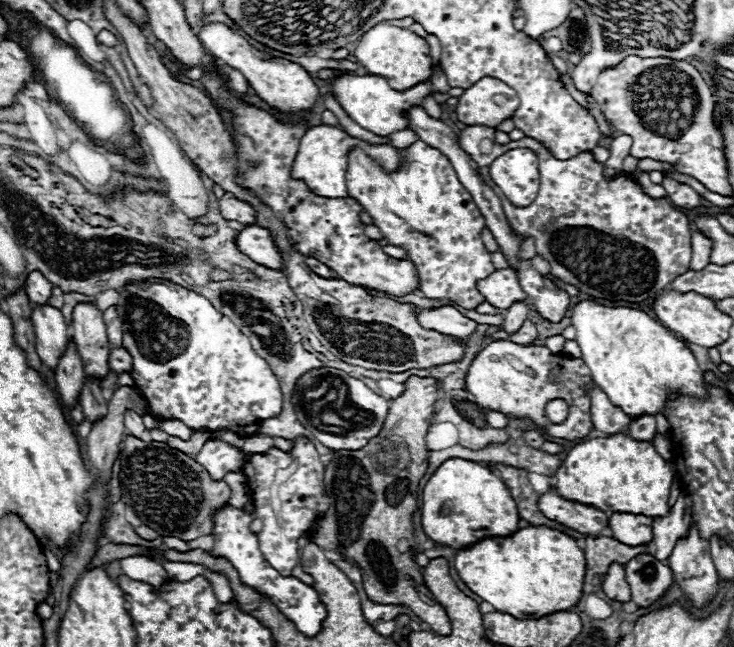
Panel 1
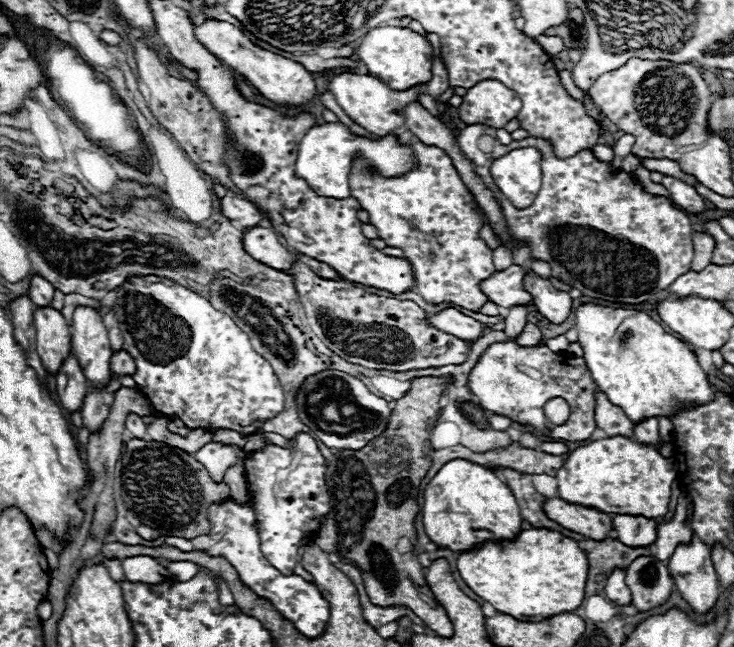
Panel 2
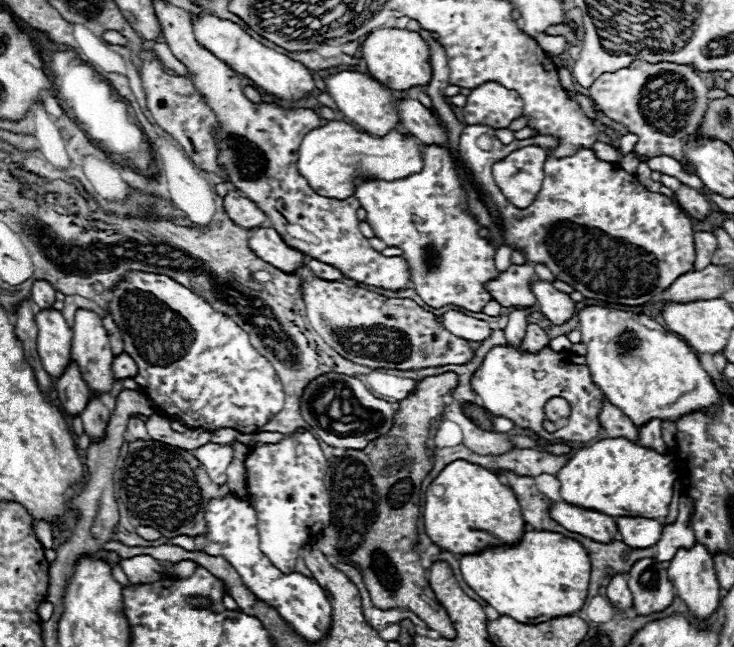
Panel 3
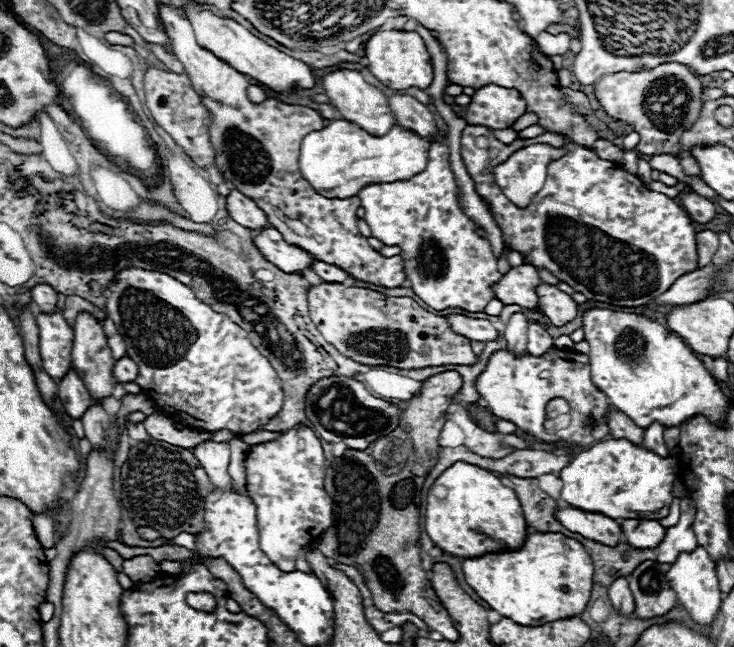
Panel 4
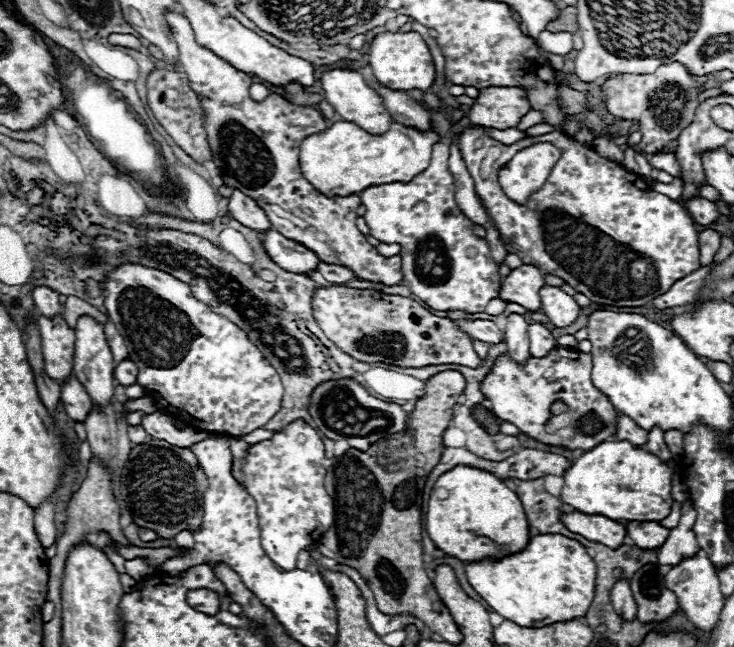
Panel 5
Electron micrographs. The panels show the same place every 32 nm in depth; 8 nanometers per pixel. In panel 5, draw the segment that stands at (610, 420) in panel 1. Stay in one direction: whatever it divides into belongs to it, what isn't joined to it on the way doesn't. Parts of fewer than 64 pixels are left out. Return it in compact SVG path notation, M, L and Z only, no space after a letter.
M618 412L618 420L616 420L616 438L618 440L628 440L634 446L644 446L646 442L646 430L642 430L640 426L636 426L628 416Z

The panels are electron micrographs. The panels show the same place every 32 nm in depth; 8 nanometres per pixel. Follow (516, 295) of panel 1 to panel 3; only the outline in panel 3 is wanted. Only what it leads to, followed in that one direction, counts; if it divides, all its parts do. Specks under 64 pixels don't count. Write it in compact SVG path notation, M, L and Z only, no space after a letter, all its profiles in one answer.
M512 264L506 272L500 272L498 278L484 284L486 292L496 300L500 306L534 306L536 298L528 288L528 282L536 280L536 272L532 266L516 266Z

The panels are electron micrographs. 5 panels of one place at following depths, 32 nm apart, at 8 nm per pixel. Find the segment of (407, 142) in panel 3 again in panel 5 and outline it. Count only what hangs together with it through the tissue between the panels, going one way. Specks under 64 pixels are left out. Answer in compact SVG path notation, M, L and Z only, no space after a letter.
M334 122L324 132L310 134L300 146L300 170L308 182L324 196L358 194L372 184L408 182L424 172L430 162L432 146L438 142L436 132L418 132L398 122L390 124L386 134L374 136L352 122Z

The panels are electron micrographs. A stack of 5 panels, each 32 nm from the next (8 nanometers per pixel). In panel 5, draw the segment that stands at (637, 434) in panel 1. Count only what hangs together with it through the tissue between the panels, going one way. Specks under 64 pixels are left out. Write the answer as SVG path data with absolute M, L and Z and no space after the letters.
M654 426L654 428L648 432L648 440L646 440L646 444L644 444L644 450L656 454L660 460L670 460L670 458L672 458L670 450L668 450L668 446L666 446L666 442L664 442L664 434L662 434L662 430L660 430L658 426Z

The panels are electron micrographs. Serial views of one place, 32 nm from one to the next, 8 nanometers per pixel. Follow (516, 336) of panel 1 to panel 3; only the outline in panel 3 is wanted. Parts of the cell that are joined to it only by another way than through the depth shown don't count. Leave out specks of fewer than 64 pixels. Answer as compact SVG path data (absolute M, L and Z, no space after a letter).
M528 324L526 326L526 334L524 334L524 340L522 340L522 346L526 348L526 350L542 350L544 346L548 346L548 336L546 336L546 332L540 328L540 326L536 326L536 324Z

